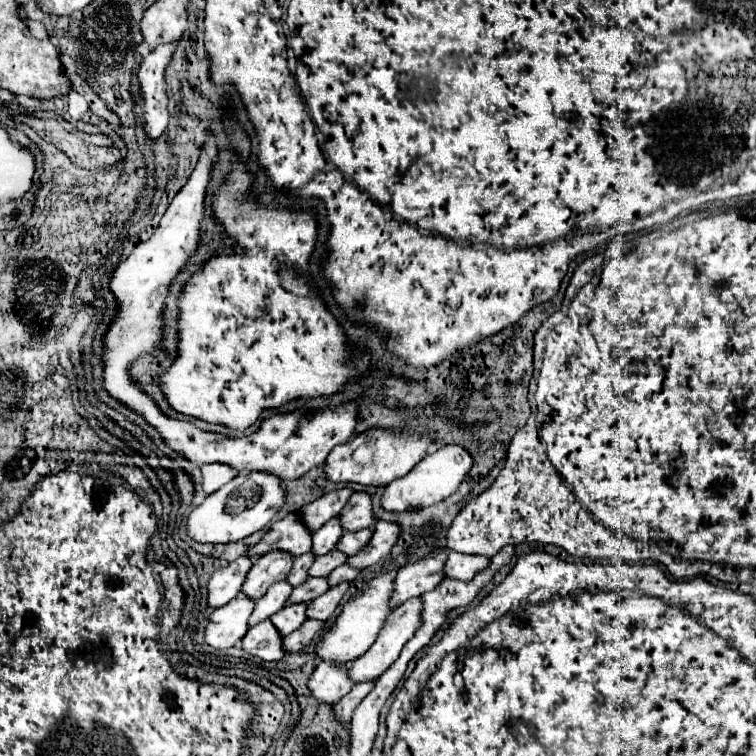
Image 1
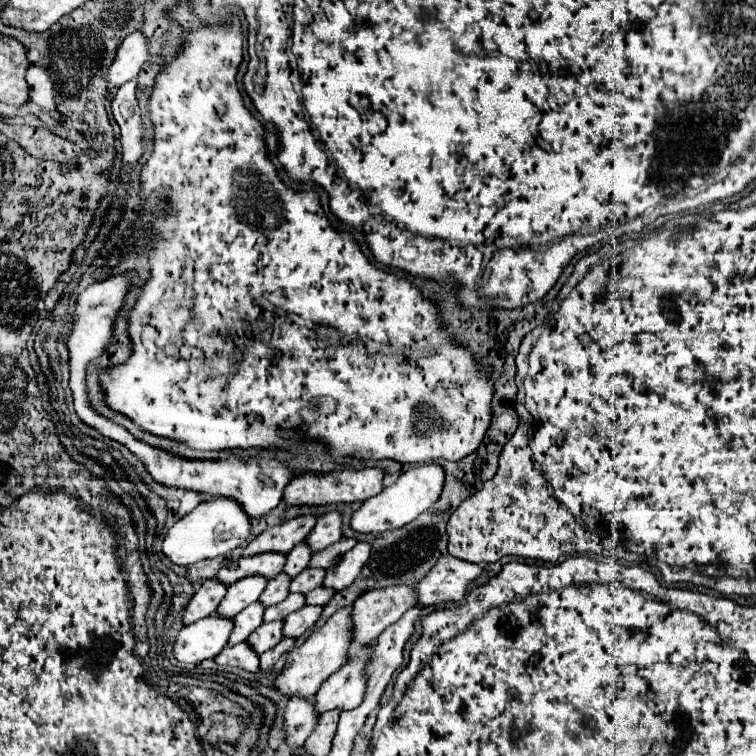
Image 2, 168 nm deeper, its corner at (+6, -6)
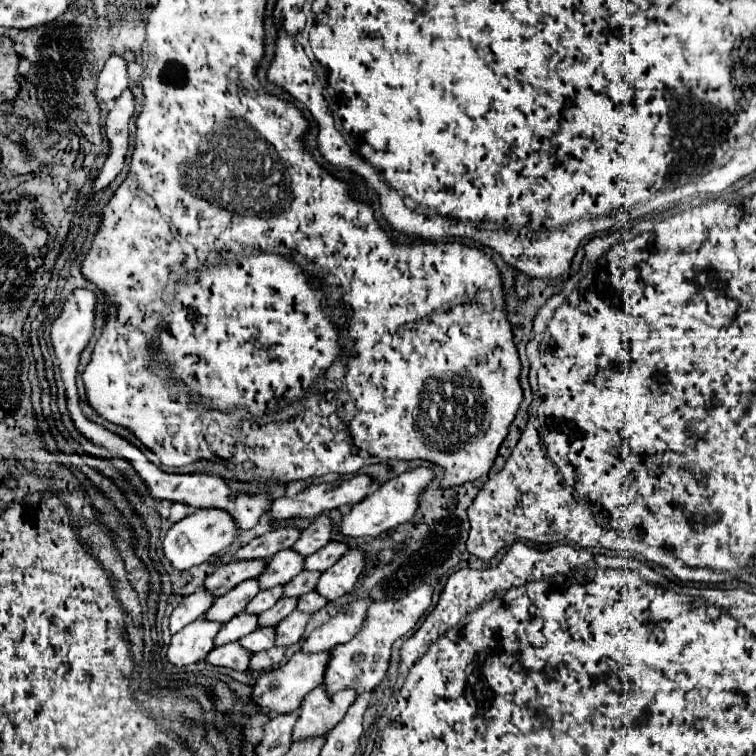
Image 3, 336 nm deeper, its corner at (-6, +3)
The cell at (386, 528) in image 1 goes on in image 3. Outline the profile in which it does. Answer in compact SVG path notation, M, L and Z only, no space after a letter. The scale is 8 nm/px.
M350 549L338 559L338 563L334 563L328 571L324 571L320 575L316 591L324 599L334 601L334 599L346 595L348 591L352 591L354 583L358 581L360 571L362 571L362 555L360 555L360 551Z

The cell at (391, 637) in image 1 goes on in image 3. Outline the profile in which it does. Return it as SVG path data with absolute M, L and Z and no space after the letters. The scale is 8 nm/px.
M322 685L310 691L298 709L298 721L292 731L292 741L298 743L302 739L326 735L338 721L342 721L342 717L346 715L346 709L356 699L356 693L346 691L346 697L348 701L344 703L344 707L338 707L328 695L324 695Z

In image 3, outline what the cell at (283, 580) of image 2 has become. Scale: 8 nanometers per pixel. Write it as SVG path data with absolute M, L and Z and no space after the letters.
M272 587L272 589L260 591L260 593L246 605L244 611L250 613L250 615L260 615L262 611L270 609L280 597L282 597L282 587Z

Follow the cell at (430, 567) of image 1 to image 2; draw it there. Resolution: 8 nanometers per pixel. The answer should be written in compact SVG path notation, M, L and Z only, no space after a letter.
M392 586L368 590L354 602L354 632L356 642L366 644L376 640L392 626L408 608L416 606L418 594L414 586Z

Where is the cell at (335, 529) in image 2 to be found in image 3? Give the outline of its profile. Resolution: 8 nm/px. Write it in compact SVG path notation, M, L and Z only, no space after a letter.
M320 515L314 519L314 523L300 533L300 539L292 545L292 551L296 551L302 557L312 555L320 547L324 547L330 541L330 531L332 531L332 521L326 515Z

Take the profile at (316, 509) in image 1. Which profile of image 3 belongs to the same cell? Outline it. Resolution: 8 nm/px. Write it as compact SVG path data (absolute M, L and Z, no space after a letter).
M280 527L274 531L268 531L256 539L252 539L248 545L240 547L234 553L234 559L238 561L250 561L250 559L270 559L274 553L282 549L290 549L292 543L296 543L300 531L294 527Z

